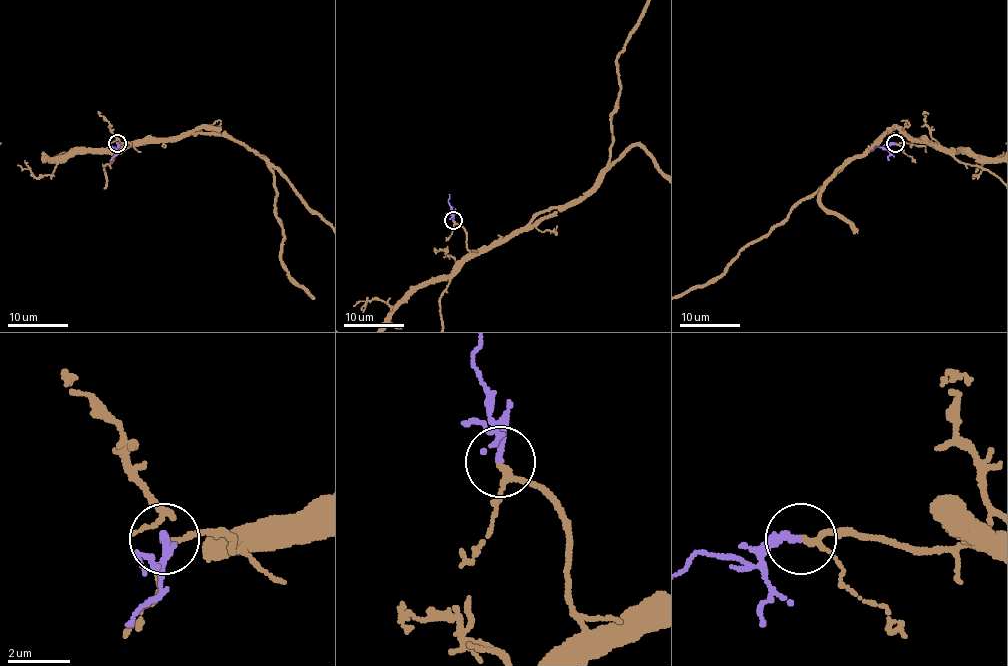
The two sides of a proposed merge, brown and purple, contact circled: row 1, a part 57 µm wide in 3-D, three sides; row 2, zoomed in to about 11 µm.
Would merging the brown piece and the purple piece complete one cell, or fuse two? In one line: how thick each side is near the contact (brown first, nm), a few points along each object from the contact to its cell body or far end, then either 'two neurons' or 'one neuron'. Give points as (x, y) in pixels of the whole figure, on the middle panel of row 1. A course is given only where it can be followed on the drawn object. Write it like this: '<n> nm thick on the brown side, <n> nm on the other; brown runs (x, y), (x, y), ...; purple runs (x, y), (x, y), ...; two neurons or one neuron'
180 nm thick on the brown side, 240 nm on the other; brown runs (453, 220), (466, 249), (483, 253), (594, 184), (609, 158), (618, 53); purple runs (453, 220), (448, 194); one neuron

